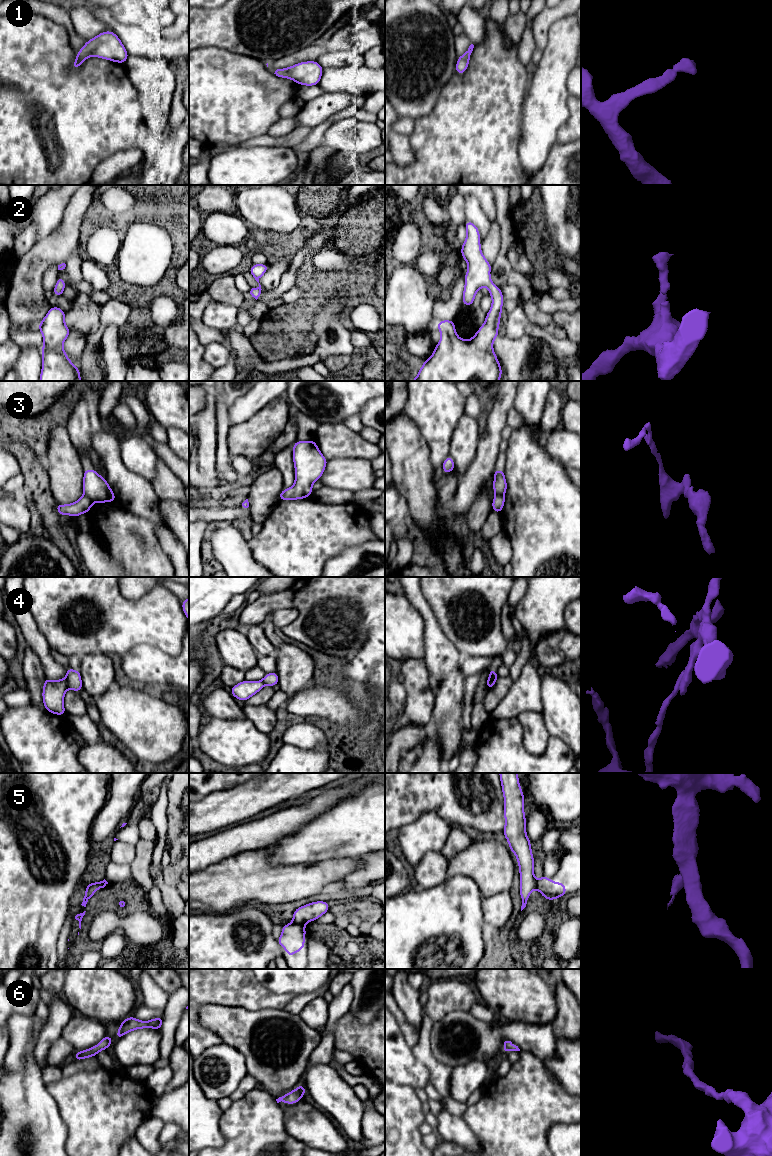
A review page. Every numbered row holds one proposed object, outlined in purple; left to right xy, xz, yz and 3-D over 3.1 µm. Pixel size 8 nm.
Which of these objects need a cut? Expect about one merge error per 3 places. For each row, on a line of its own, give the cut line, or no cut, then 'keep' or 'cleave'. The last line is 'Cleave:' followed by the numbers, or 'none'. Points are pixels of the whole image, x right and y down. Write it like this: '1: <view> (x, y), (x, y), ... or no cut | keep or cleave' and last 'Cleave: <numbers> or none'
1: no cut | keep
2: no cut | keep
3: xy (84, 494), (92, 502) | cleave
4: xy (66, 678), (68, 687) | cleave
5: xz (294, 922), (303, 925) | cleave
6: no cut | keep
Cleave: 3, 4, 5

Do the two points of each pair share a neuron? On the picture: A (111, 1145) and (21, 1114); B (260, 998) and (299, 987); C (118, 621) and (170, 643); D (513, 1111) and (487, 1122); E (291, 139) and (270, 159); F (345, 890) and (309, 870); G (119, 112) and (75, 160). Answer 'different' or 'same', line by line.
A: different
B: different
C: same
D: same
E: different
F: different
G: same

